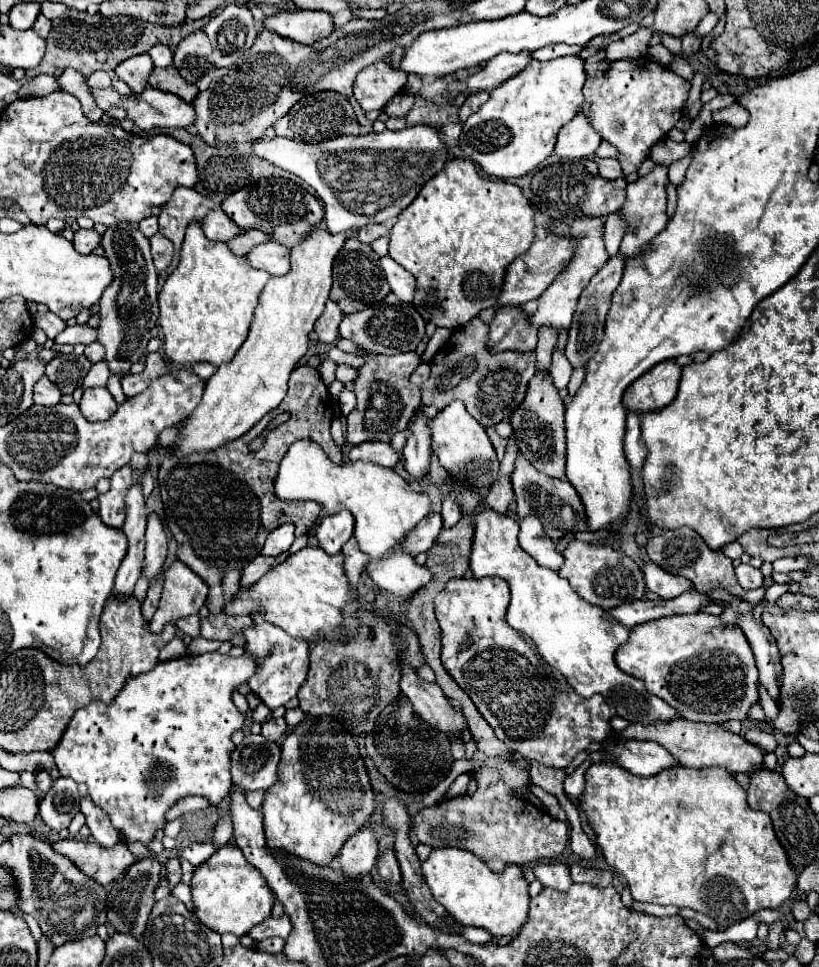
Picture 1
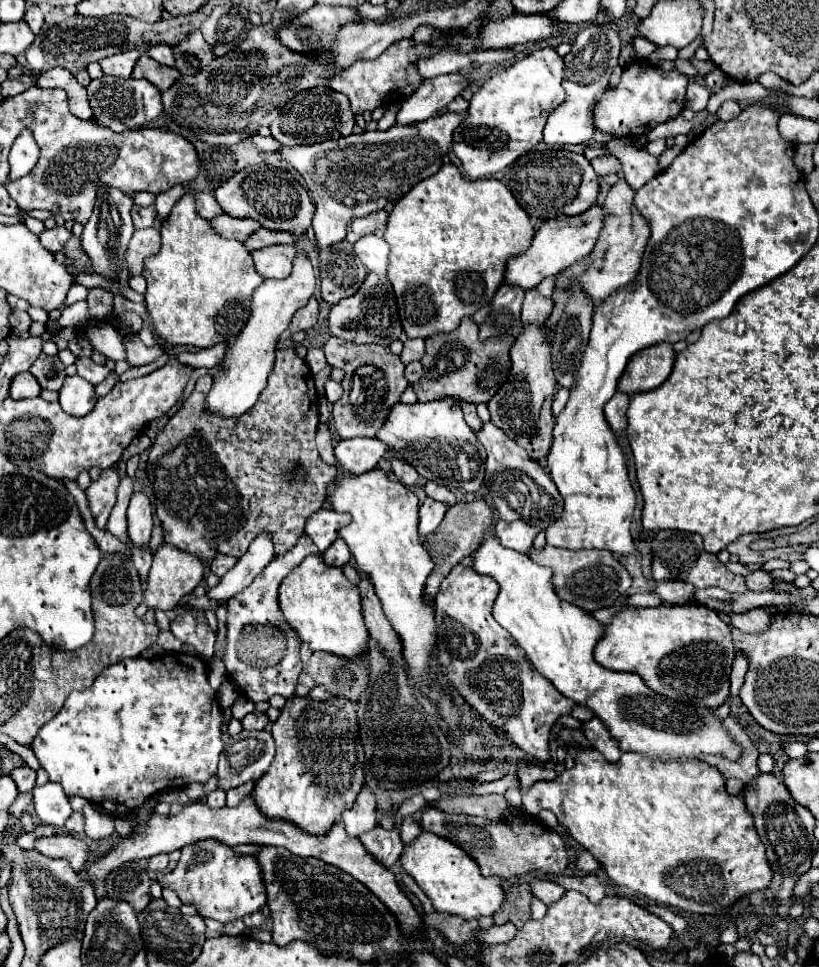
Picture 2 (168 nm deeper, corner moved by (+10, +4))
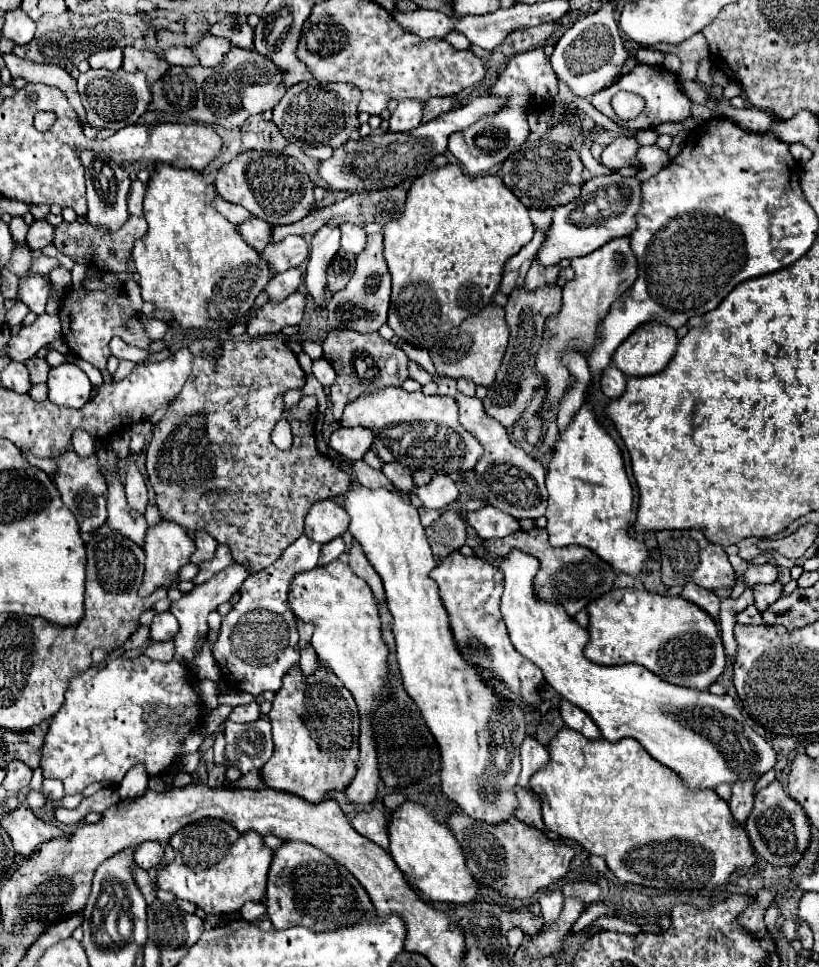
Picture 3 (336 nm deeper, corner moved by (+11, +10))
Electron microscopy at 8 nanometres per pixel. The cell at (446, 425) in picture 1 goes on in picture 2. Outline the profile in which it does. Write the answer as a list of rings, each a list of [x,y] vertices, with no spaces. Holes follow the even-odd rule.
[[[440,399],[414,405],[396,403],[376,437],[388,445],[388,459],[396,457],[410,463],[420,477],[442,483],[460,499],[464,493],[476,493],[482,485],[486,451],[478,443],[476,433],[466,425],[458,399]]]

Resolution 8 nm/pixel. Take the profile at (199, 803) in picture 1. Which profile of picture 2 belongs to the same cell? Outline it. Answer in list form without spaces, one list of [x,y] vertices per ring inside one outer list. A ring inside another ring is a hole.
[[[240,731],[224,745],[218,765],[218,787],[224,791],[246,781],[258,781],[274,759],[274,739],[268,731]]]

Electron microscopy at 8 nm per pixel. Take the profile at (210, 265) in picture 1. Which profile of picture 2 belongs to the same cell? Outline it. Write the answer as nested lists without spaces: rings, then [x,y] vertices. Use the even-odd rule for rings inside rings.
[[[192,193],[182,195],[182,199],[172,207],[170,215],[162,221],[160,237],[160,251],[144,261],[142,271],[146,279],[146,309],[154,321],[156,333],[172,345],[196,345],[206,349],[220,341],[230,343],[246,325],[246,319],[250,317],[252,293],[264,281],[254,267],[250,251],[244,243],[224,239],[212,229],[210,221],[198,215]]]

